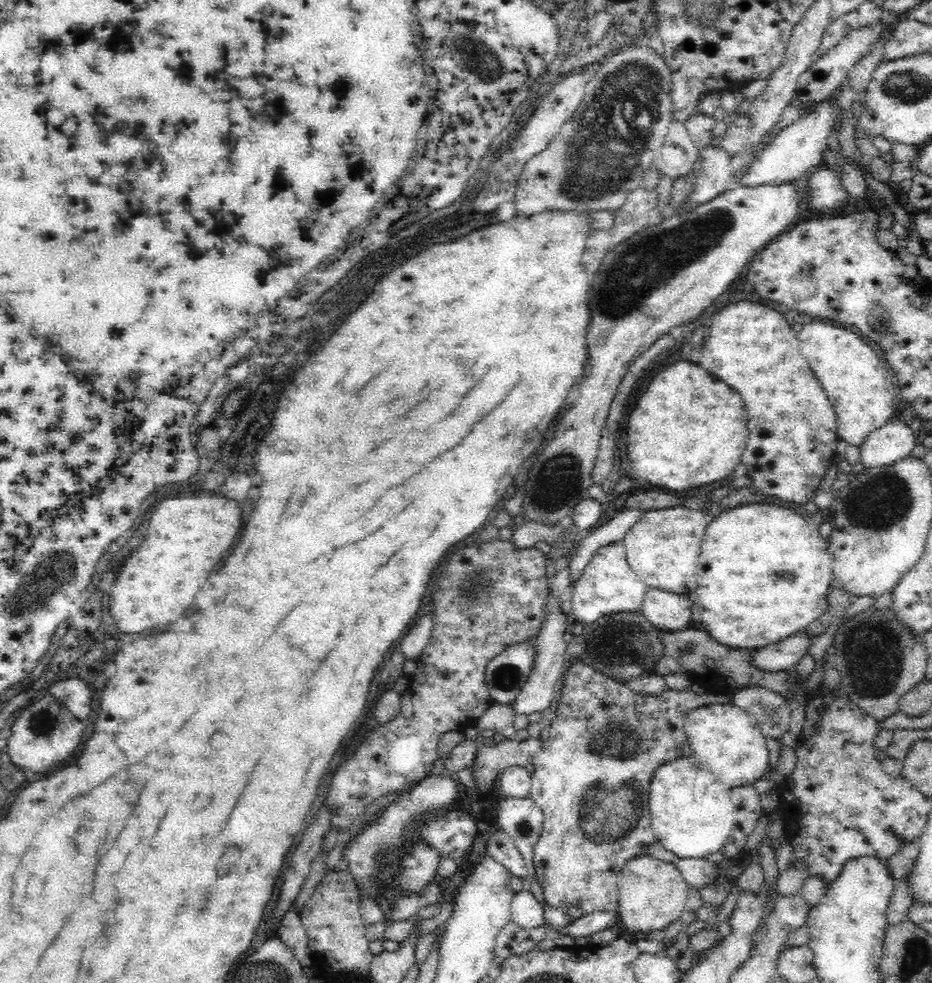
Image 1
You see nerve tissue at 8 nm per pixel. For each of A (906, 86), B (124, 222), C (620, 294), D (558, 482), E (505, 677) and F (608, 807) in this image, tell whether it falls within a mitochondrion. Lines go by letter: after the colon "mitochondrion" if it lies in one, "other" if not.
A: mitochondrion
B: other
C: mitochondrion
D: mitochondrion
E: mitochondrion
F: mitochondrion

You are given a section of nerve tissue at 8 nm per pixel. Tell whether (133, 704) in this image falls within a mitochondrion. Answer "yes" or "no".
no

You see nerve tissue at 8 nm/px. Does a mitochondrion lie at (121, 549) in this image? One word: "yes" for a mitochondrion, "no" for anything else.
no

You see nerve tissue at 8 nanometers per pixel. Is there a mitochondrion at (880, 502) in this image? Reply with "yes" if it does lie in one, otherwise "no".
yes

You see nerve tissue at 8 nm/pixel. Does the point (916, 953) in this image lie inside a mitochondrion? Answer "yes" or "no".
yes

